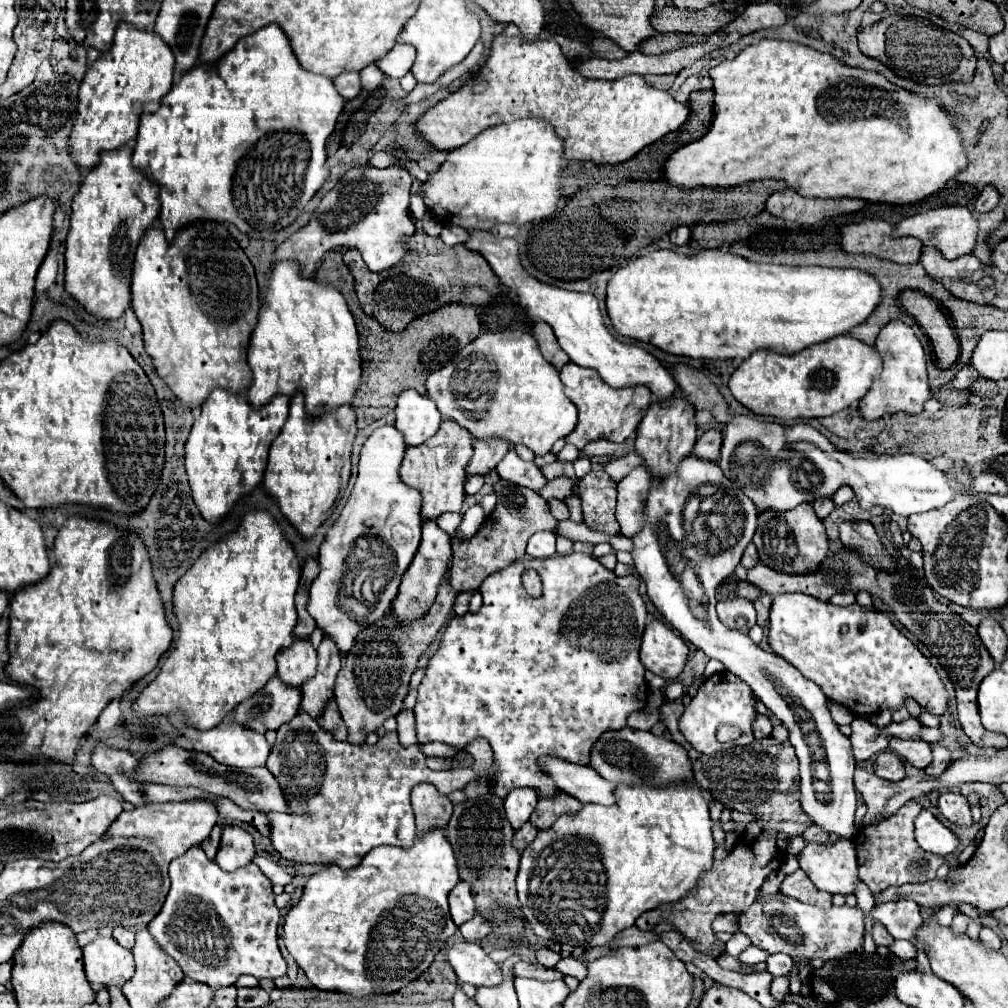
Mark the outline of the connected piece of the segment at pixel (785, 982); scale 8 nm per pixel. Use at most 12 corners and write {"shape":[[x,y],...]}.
{"shape":[[799,966],[787,976],[773,978],[771,982],[771,996],[777,1002],[783,1002],[783,998],[789,992],[789,978],[799,972]]}

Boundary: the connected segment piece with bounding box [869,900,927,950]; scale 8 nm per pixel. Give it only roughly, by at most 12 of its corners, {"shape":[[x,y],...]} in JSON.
{"shape":[[913,900],[881,902],[869,918],[887,928],[893,938],[913,942],[923,924]]}

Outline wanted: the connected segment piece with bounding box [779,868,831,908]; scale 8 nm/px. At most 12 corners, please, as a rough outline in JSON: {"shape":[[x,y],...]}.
{"shape":[[799,868],[785,876],[779,892],[819,908],[831,906],[831,894],[821,892]]}

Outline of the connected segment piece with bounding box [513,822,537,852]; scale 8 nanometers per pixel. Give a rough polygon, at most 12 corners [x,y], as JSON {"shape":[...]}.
{"shape":[[531,822],[515,832],[513,844],[519,852],[535,840]]}

